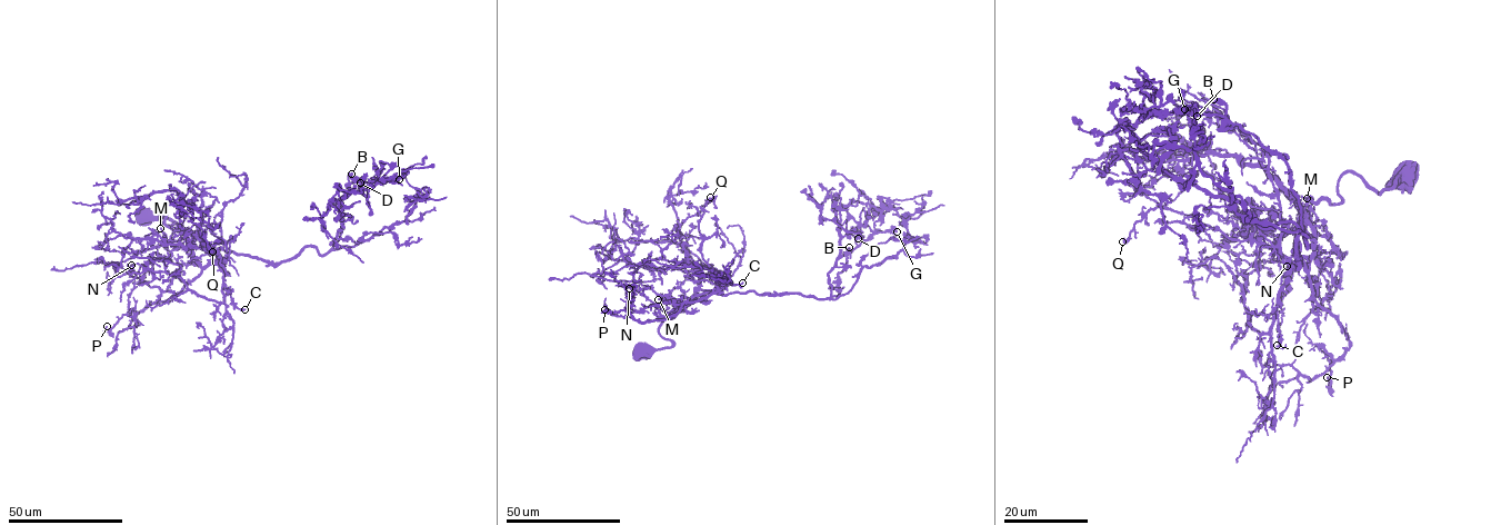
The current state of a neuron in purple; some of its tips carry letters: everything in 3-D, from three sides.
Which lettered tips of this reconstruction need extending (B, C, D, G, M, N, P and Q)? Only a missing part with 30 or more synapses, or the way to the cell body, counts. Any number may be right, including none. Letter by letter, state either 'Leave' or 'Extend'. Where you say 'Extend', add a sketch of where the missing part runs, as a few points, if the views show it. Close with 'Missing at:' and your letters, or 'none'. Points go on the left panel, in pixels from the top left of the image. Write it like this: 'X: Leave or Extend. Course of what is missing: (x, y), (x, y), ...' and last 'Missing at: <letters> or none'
B: Leave
C: Leave
D: Leave
G: Leave
M: Leave
N: Leave
P: Leave
Q: Leave
Missing at: none

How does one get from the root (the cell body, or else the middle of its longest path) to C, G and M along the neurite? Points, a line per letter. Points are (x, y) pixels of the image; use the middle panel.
C: (639, 349), (672, 344), (659, 333), (662, 316), (673, 317), (689, 299), (714, 293), (724, 281), (742, 283)
G: (639, 349), (669, 348), (662, 316), (704, 293), (838, 296), (847, 255), (897, 231)
M: (639, 349), (669, 348), (672, 343), (659, 333), (662, 316), (673, 317), (692, 297), (684, 304), (658, 299)

